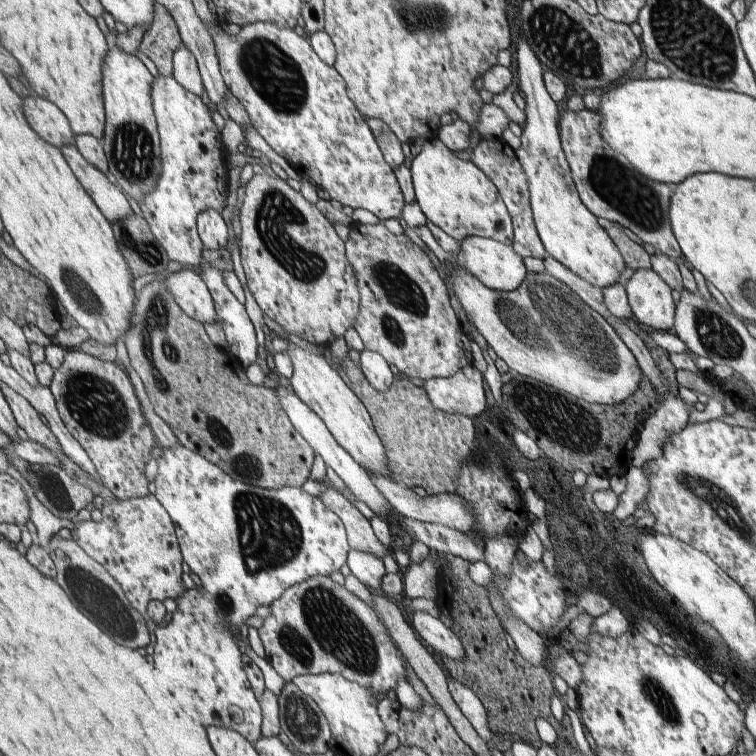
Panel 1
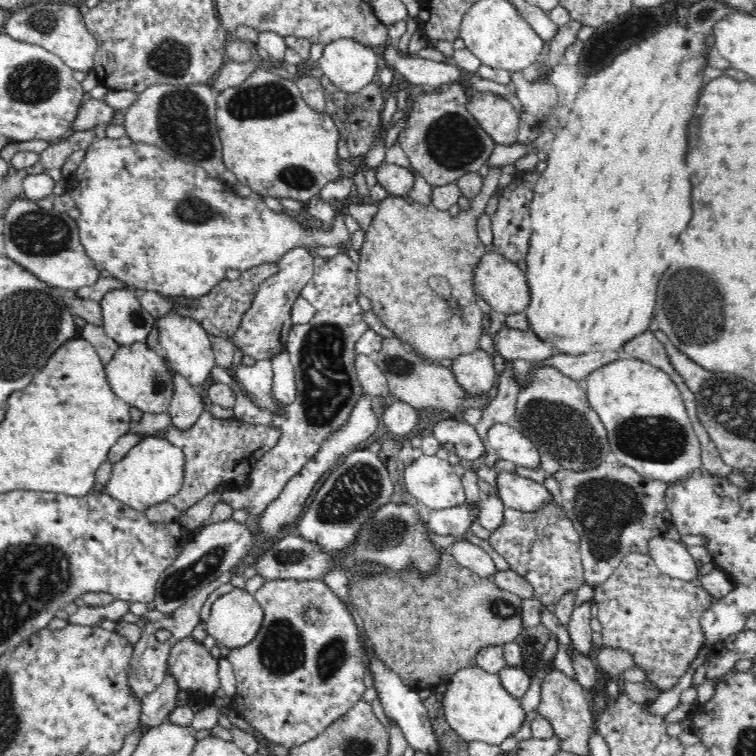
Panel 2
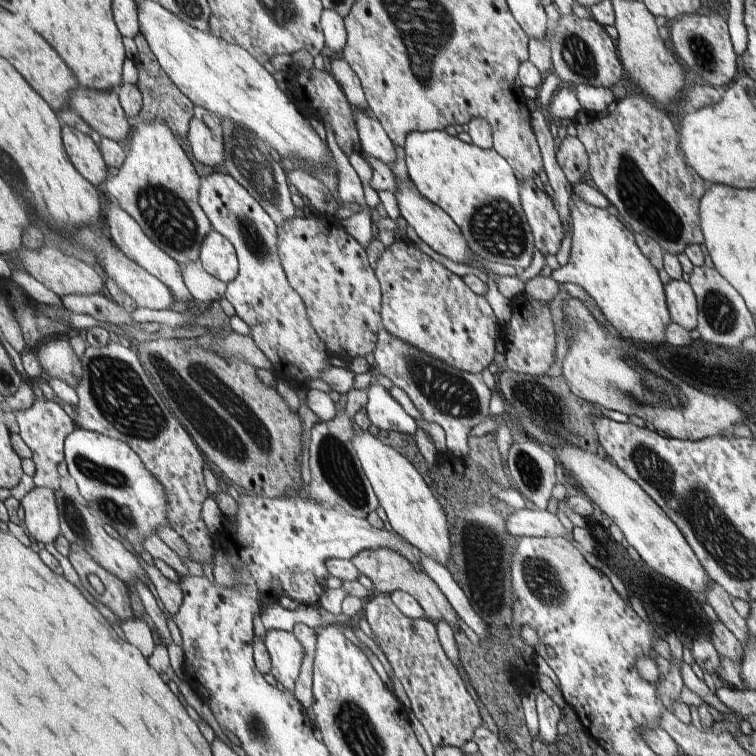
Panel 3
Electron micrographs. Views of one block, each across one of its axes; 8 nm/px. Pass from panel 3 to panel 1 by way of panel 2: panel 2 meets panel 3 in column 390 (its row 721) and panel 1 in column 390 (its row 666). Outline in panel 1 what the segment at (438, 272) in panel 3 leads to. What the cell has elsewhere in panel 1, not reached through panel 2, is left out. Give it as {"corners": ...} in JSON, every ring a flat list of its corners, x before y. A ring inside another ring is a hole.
{"corners":[[380,222,378,225,362,225,362,224,353,224,351,226,351,231,349,238,347,240,347,253,348,258,351,261,351,265,355,269,355,274,360,275,360,278,364,280,364,283,360,283,360,294,363,295,363,304,360,305,360,314,356,319,354,328,356,332,360,335,360,338,363,340,364,346,366,349,377,352,378,354,383,355,389,364,394,364,398,368,399,372,404,372,408,377,412,378,422,378,426,379,435,379,438,377,450,377,453,374,456,374,460,369,467,367,468,364,472,364,472,352,470,352,470,340,466,338,452,306,450,306,450,298,448,298,448,288,444,284,444,280,440,278,434,262,430,260,430,256,422,250,422,248,412,241,406,234,394,235,388,231,388,228]]}

